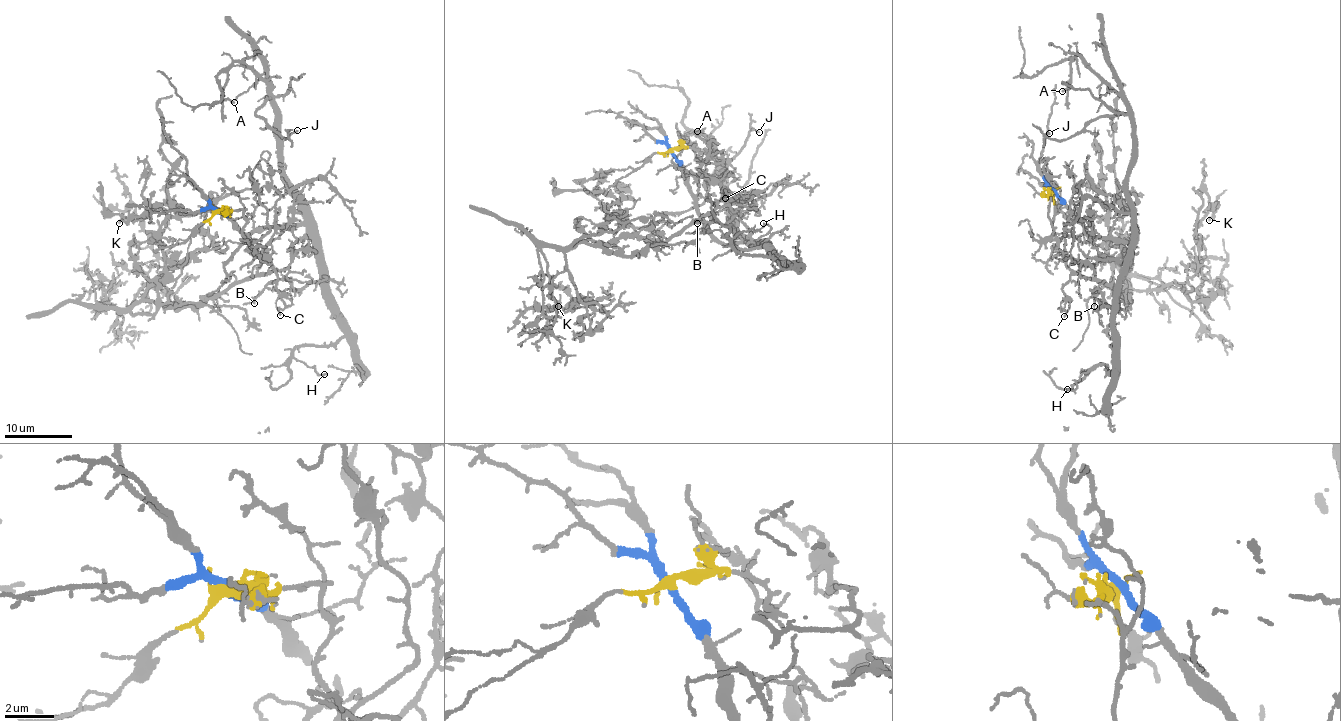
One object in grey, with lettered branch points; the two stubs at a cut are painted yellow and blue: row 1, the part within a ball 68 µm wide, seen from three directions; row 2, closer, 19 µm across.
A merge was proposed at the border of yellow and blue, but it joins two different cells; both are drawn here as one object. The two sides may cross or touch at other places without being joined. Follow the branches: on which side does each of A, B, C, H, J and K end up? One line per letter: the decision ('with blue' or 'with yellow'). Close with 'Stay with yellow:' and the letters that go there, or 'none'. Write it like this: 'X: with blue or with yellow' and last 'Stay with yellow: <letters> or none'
A: with blue
B: with blue
C: with yellow
H: with blue
J: with blue
K: with yellow
Stay with yellow: C, K

